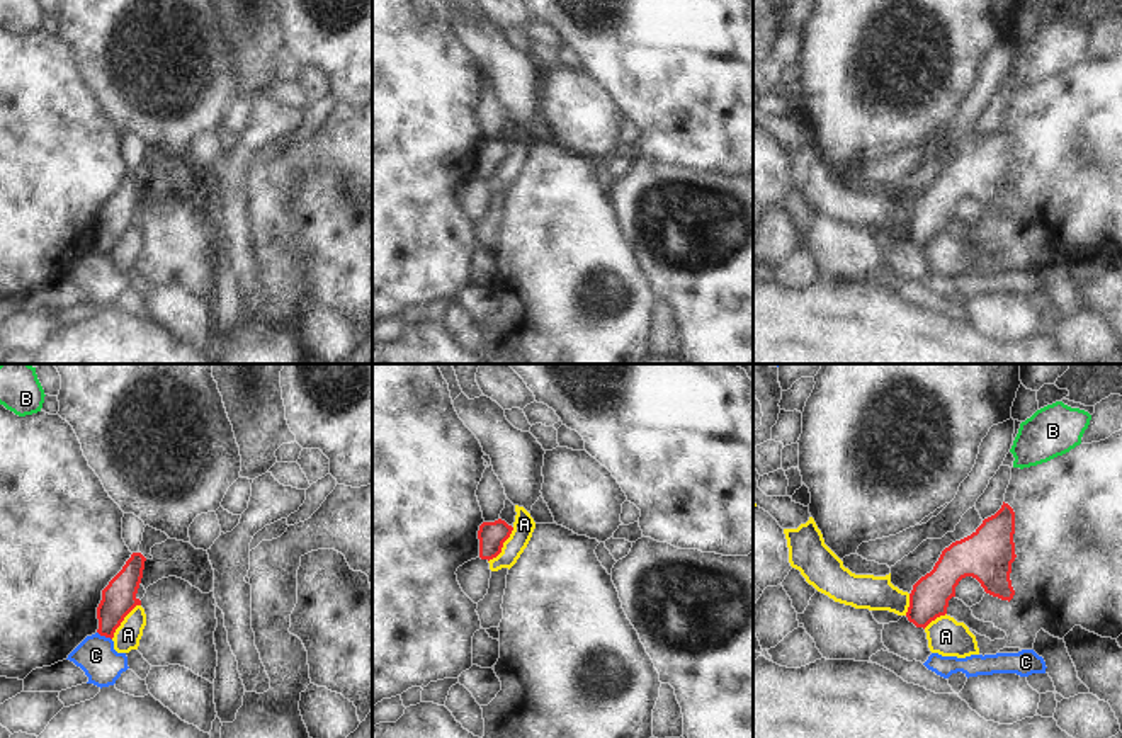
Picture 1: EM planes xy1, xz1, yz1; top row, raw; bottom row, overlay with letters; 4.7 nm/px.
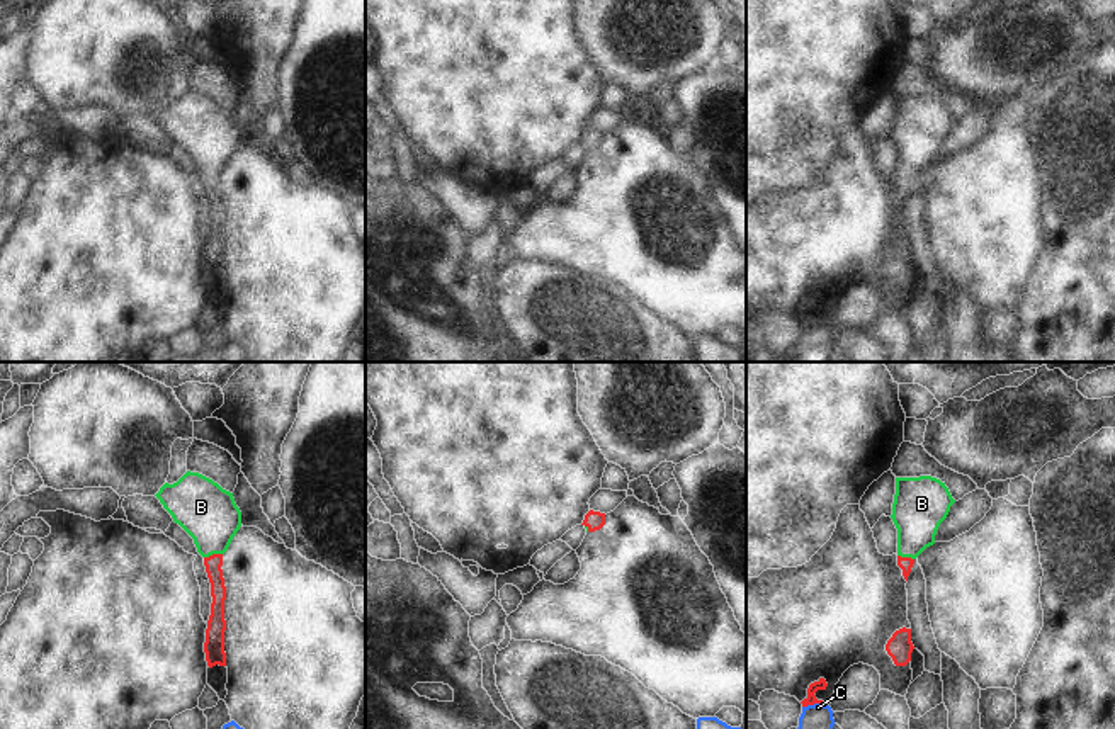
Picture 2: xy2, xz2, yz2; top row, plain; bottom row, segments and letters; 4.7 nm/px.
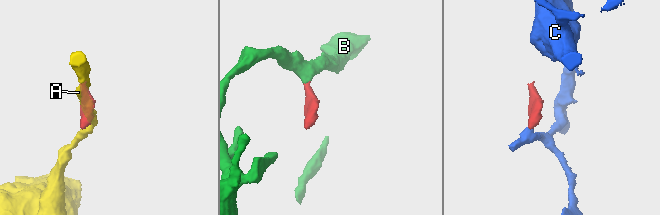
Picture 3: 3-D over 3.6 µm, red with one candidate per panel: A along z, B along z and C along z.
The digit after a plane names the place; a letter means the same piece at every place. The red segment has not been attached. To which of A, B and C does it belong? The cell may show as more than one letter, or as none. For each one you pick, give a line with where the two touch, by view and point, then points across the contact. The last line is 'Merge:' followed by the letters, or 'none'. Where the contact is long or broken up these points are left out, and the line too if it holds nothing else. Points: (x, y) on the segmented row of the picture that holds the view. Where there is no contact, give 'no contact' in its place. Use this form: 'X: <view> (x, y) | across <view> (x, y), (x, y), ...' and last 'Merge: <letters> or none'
B: xy2 (213, 554) | across xy2 (213, 565), (213, 554), (213, 520), (201, 507)
Merge: B

